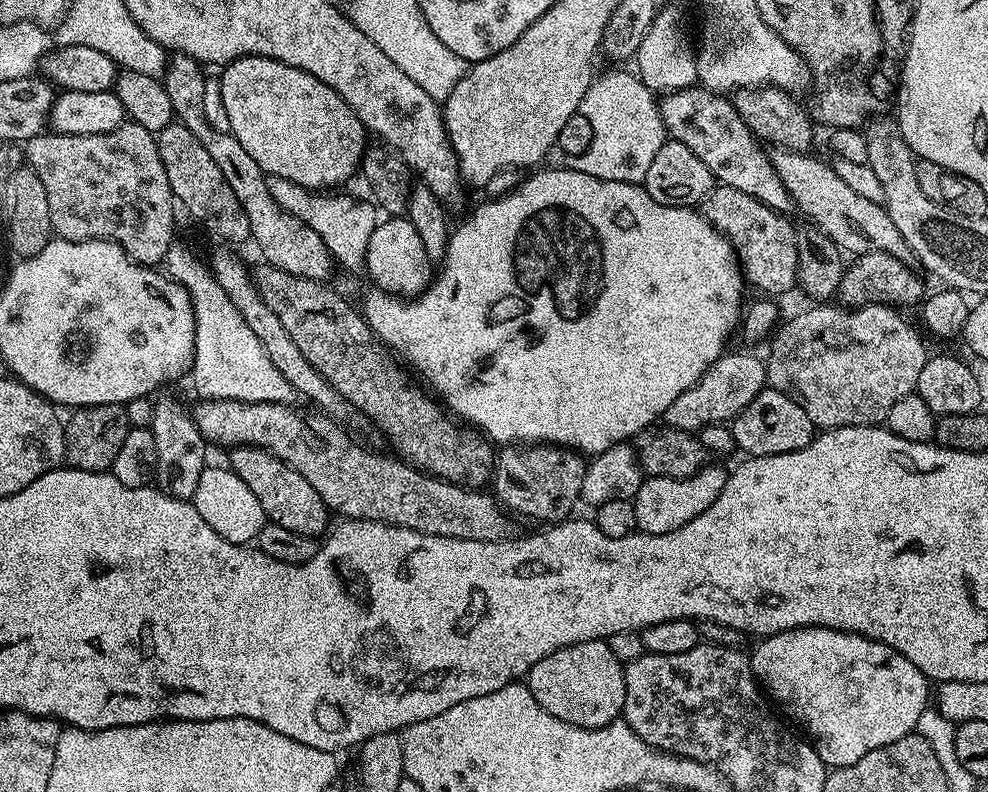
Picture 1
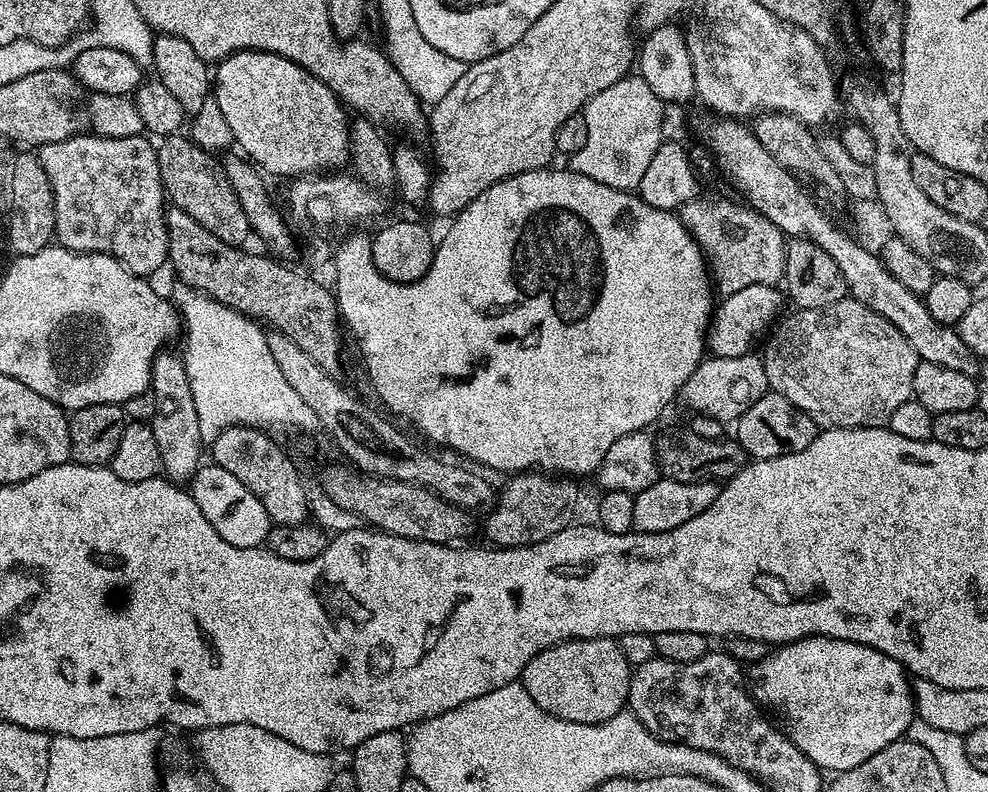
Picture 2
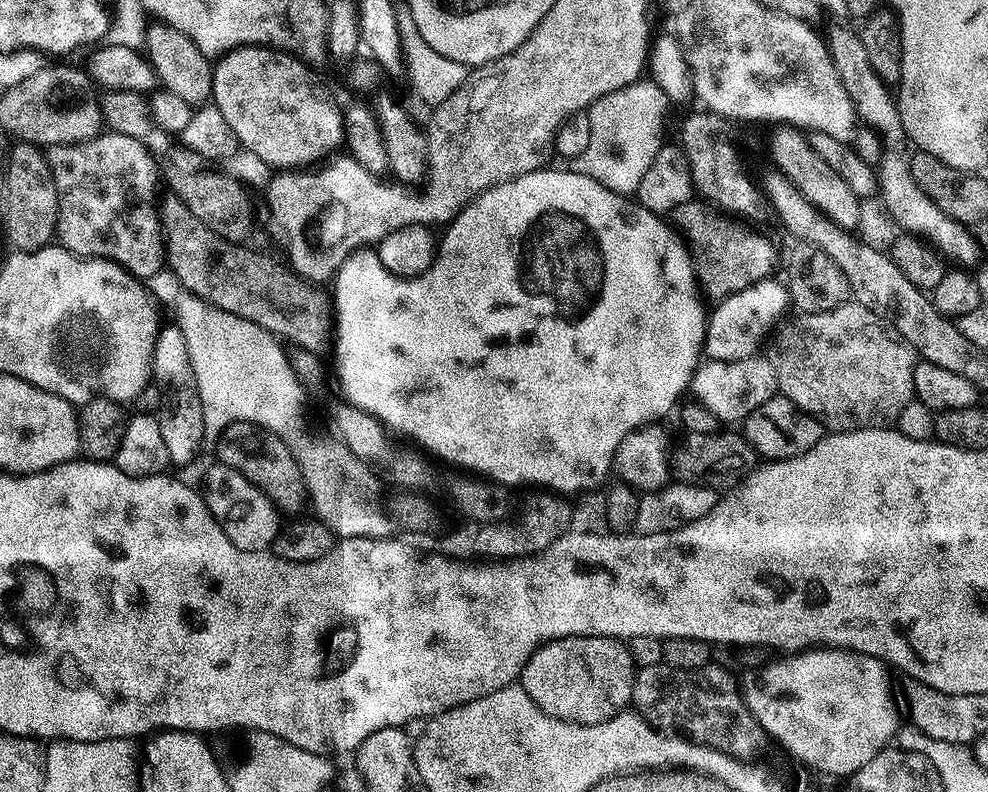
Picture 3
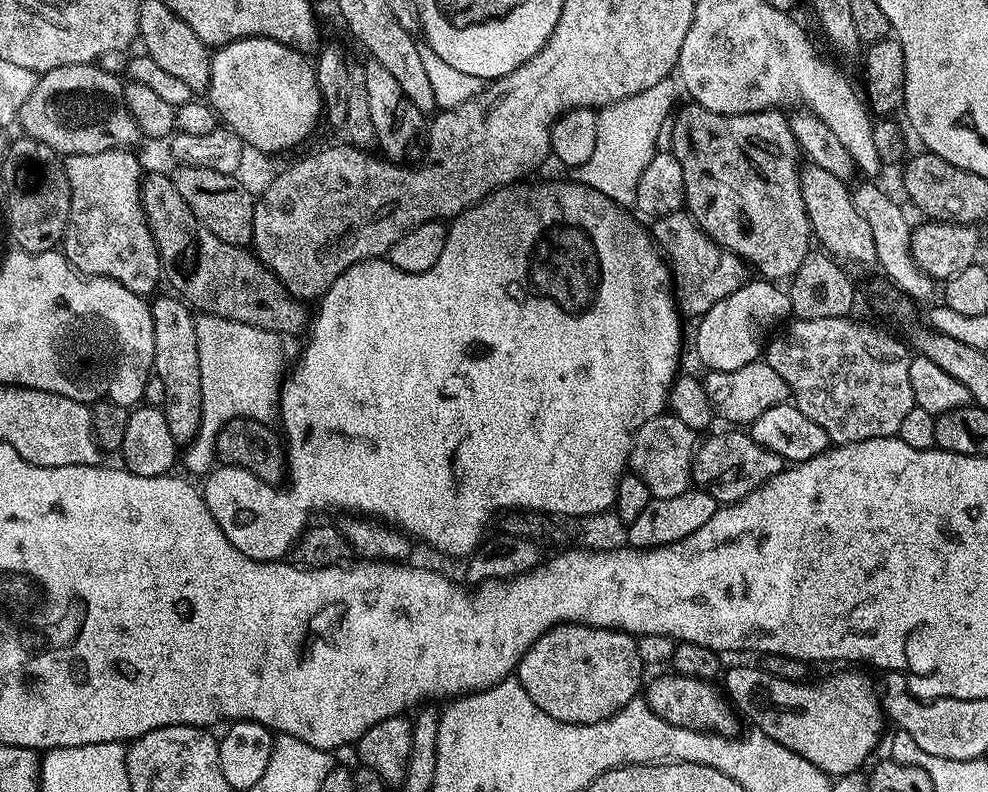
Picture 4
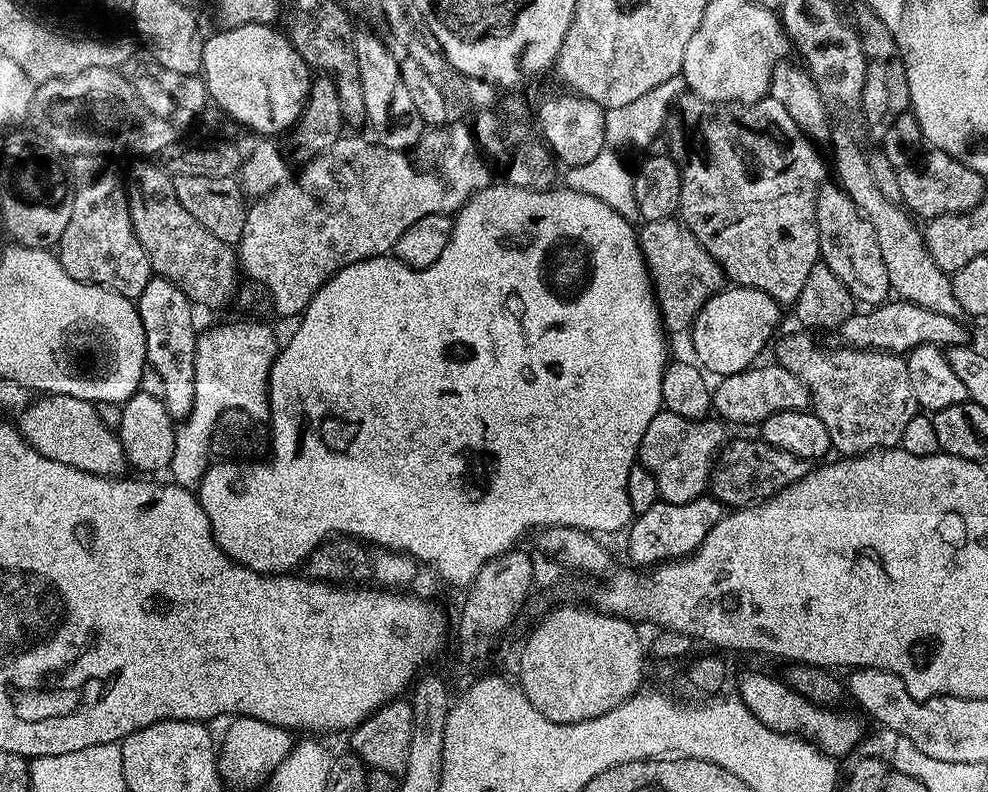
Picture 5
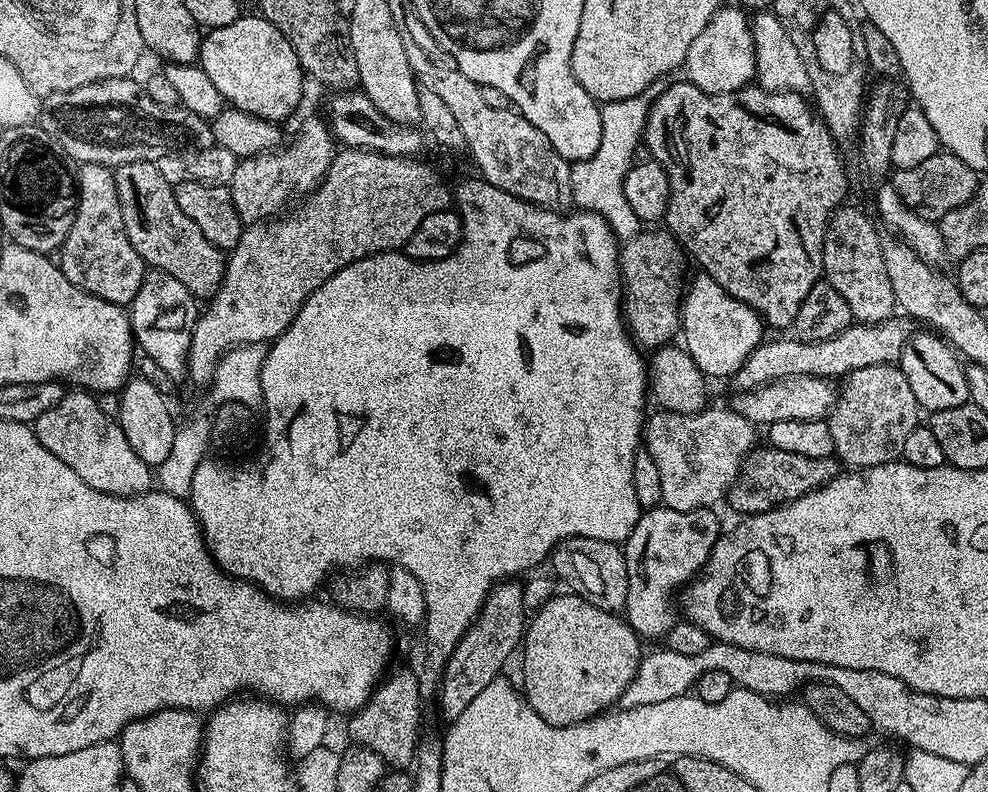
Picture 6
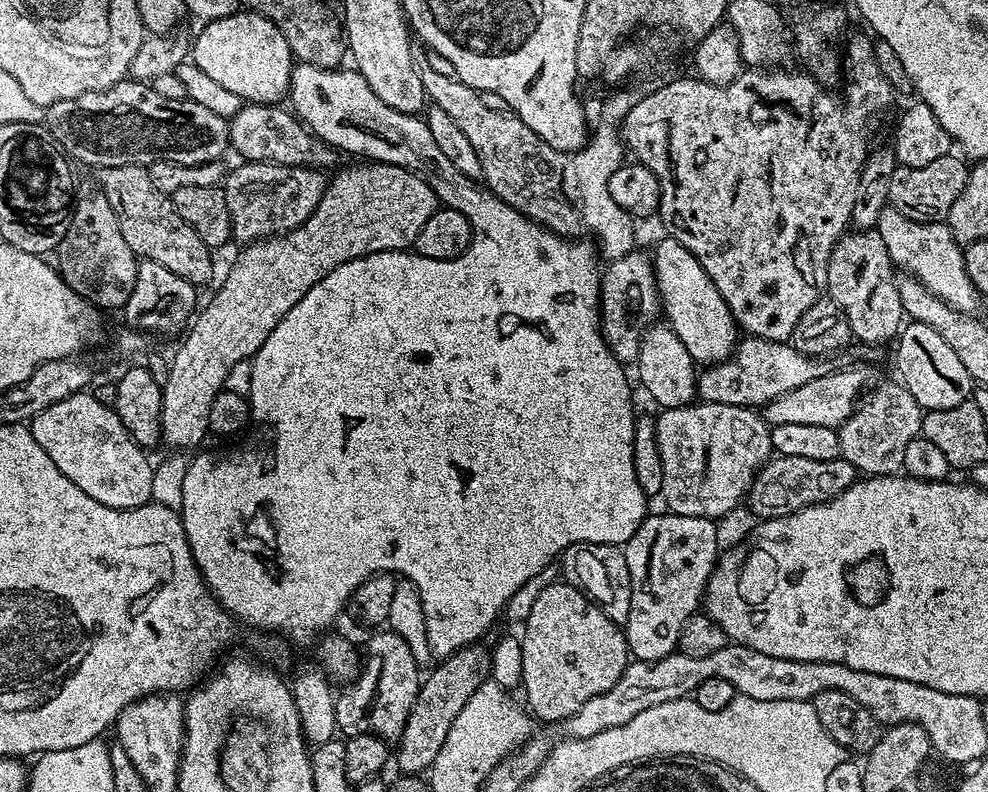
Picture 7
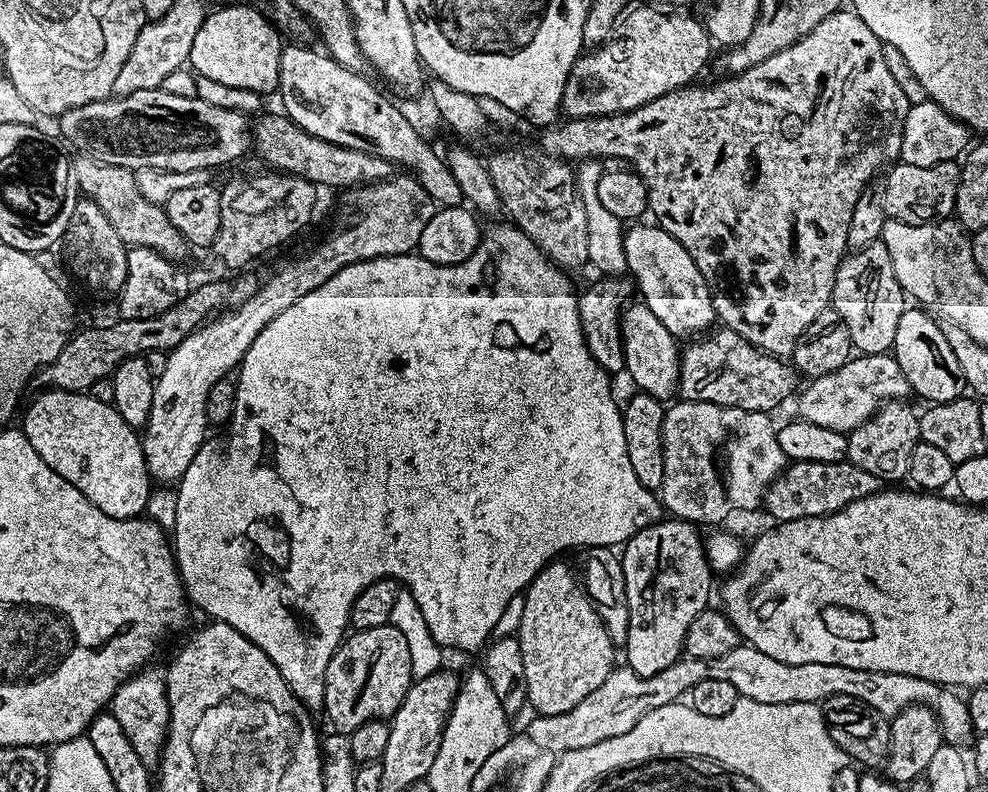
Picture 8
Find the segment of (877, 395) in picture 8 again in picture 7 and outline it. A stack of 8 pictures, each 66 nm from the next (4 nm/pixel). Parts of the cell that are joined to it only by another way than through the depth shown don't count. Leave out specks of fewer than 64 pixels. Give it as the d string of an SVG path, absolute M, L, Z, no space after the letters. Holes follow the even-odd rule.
M844 368L833 370L822 378L814 378L814 382L806 382L806 386L798 386L798 390L790 390L777 400L763 405L762 415L770 426L799 422L809 426L830 426L839 429L852 416L862 393L873 383L872 372L868 368Z

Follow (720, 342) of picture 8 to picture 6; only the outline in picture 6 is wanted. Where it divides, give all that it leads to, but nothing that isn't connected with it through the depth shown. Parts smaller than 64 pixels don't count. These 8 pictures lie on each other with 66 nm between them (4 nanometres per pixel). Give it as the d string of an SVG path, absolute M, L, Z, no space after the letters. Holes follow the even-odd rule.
M894 314L890 319L877 324L853 322L842 334L834 338L808 342L799 338L792 340L765 339L746 358L744 365L736 372L734 383L737 389L747 390L761 388L775 380L785 380L795 376L823 376L825 378L842 378L849 372L862 366L879 364L896 364L908 339L912 337L914 324L903 315Z

